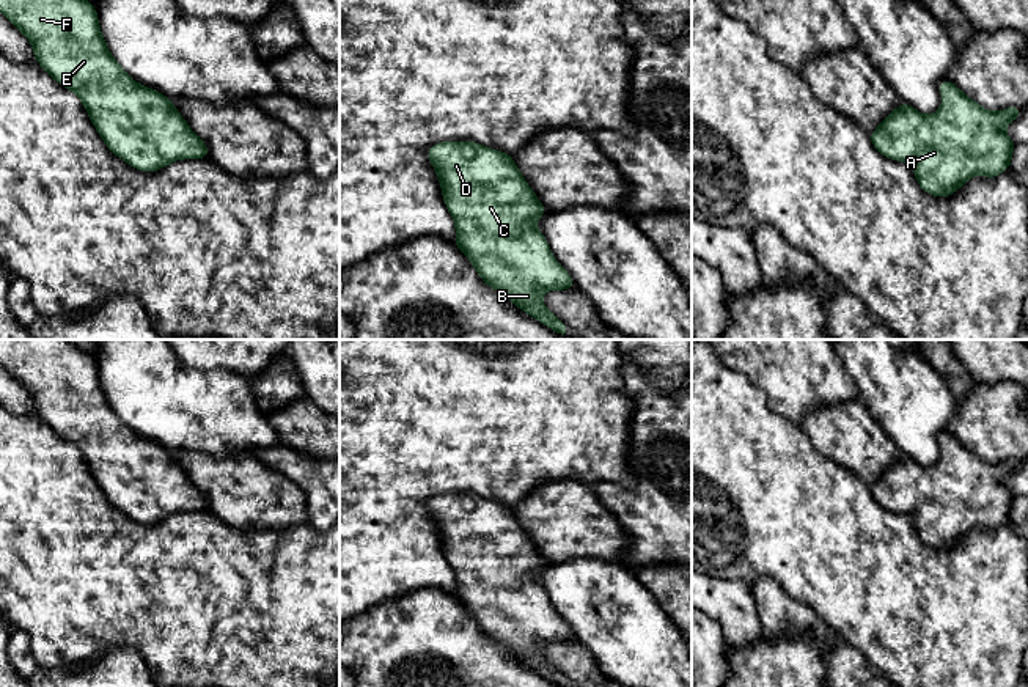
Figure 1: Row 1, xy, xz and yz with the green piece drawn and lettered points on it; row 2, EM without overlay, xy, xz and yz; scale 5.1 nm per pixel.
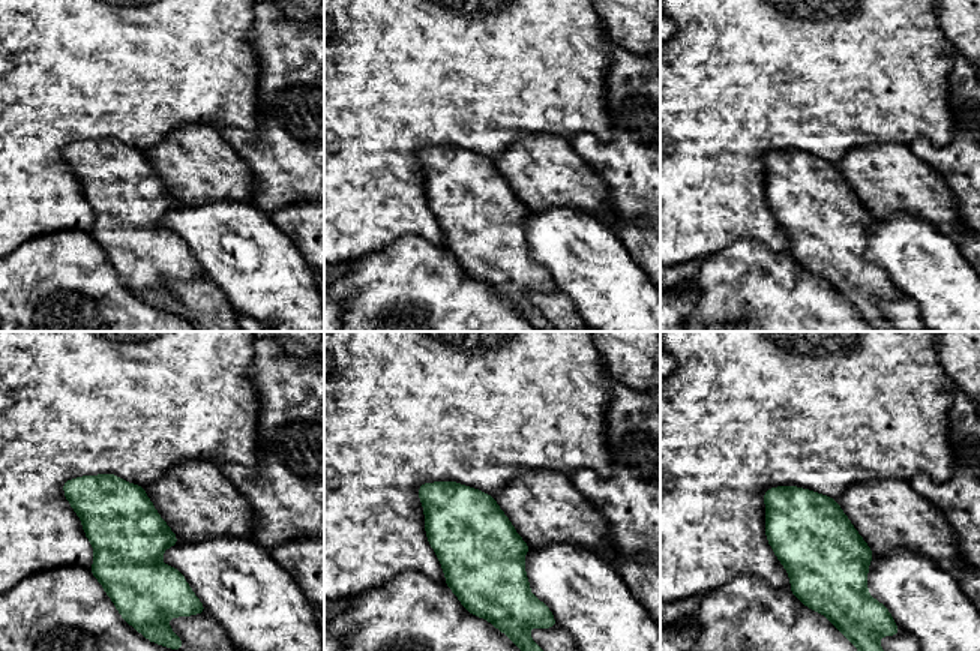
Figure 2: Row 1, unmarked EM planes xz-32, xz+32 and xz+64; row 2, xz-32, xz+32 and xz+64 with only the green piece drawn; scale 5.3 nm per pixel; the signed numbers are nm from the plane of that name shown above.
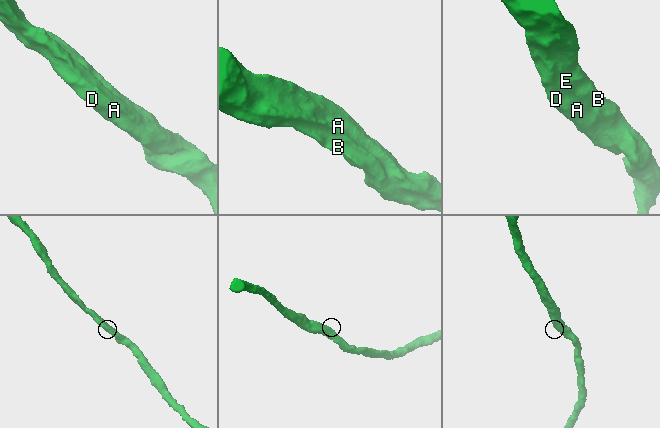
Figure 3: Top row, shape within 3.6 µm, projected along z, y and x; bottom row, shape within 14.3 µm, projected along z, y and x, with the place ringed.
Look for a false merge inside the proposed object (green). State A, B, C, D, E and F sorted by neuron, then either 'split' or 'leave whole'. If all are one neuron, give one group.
groups A B C D E F; leave whole

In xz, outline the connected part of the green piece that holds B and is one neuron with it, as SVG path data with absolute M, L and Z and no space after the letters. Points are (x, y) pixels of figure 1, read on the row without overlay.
M442 494L428 501L428 509L440 531L445 557L456 575L456 599L470 610L483 634L495 643L505 645L509 652L530 668L536 670L560 687L569 687L563 673L556 671L544 657L544 643L575 641L567 623L553 610L542 585L534 574L547 561L538 553L531 539L522 530L512 509L501 503L494 503L475 494Z

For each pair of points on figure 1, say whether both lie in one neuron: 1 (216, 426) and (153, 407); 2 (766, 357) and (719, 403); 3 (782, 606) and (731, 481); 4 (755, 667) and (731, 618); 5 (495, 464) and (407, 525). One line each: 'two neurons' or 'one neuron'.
1: one neuron
2: two neurons
3: two neurons
4: two neurons
5: one neuron

